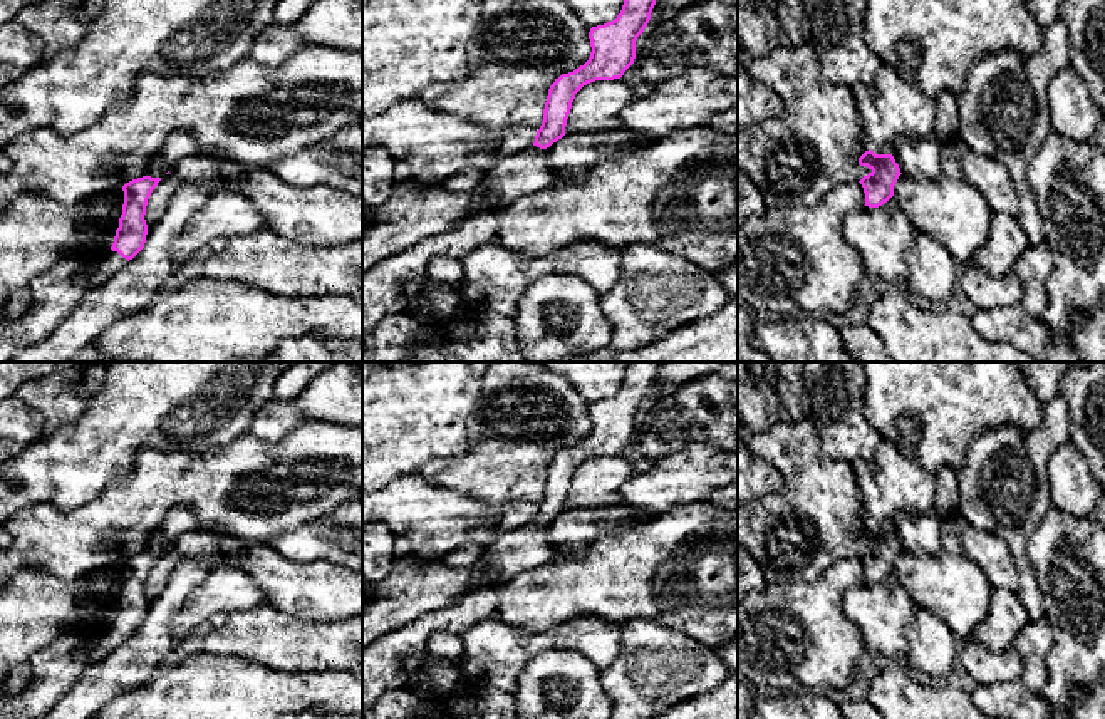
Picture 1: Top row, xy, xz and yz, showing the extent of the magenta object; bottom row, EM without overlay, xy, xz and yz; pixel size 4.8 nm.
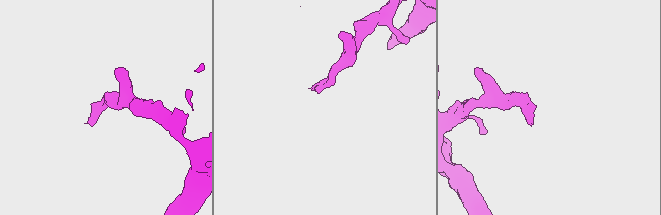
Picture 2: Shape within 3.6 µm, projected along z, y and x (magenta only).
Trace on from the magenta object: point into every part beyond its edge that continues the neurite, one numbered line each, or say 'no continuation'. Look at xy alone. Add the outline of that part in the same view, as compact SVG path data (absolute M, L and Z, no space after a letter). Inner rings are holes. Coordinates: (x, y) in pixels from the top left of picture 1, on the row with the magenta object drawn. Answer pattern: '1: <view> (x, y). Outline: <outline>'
1: xy (180, 144). Outline: M176 131L166 139L159 154L149 163L146 176L163 178L176 163L196 153L198 149L193 144L191 136Z
2: xy (111, 262). Outline: M116 231L106 235L101 245L102 258L92 273L91 288L101 287L102 283L107 282L109 277L112 277L114 273L117 273L127 265L126 258L122 258L117 251L111 250L114 243L114 236L116 236Z

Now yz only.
1: yz (918, 158). Outline: M934 134L900 139L892 149L892 156L900 173L916 179L936 179L942 174L939 168L939 154L942 144Z

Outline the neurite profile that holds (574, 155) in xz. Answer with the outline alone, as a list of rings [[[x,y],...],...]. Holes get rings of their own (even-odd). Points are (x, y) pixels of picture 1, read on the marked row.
[[[619,129],[592,134],[565,134],[547,147],[548,168],[557,174],[557,181],[575,179],[592,169],[595,164],[629,158],[646,149],[636,142],[642,136]]]

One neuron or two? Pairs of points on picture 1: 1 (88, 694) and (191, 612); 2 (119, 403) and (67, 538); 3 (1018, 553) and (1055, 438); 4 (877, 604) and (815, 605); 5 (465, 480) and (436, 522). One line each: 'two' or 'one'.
1: two
2: two
3: one
4: two
5: two

